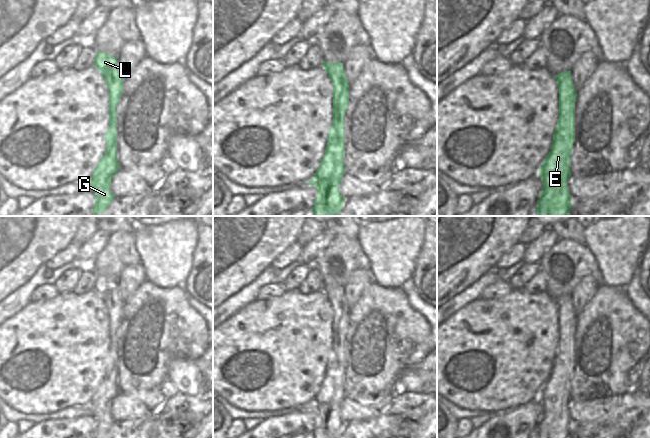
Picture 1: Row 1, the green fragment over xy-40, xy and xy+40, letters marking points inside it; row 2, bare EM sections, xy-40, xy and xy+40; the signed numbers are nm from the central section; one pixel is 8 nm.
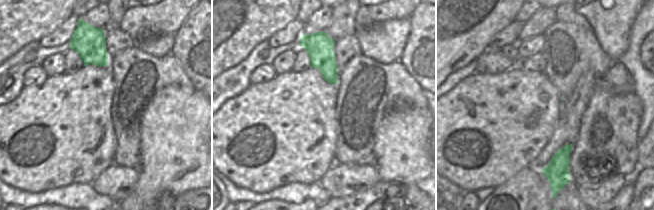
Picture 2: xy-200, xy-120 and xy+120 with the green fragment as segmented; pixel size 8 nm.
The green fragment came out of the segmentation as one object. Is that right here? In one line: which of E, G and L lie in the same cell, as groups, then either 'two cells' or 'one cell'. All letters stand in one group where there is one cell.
groups E G L; one cell

